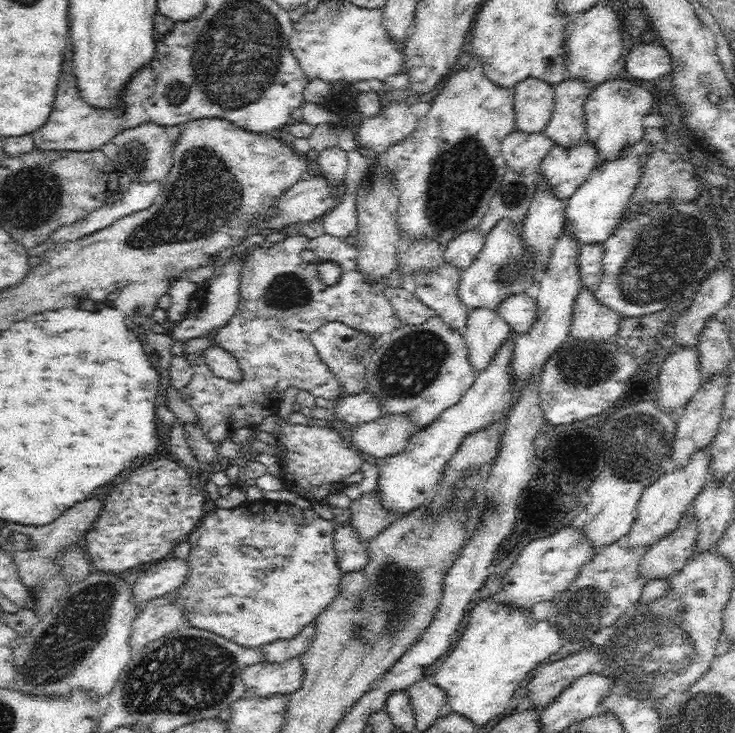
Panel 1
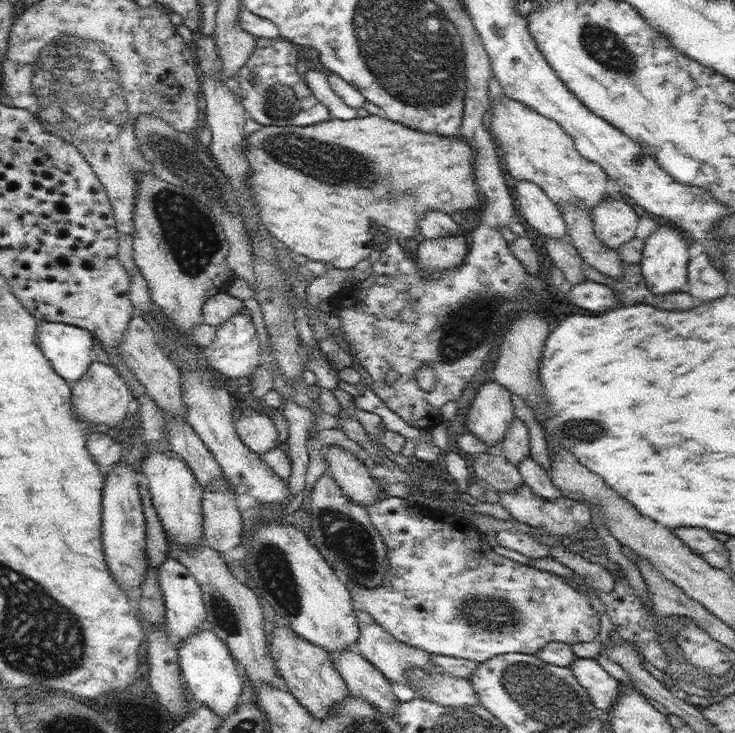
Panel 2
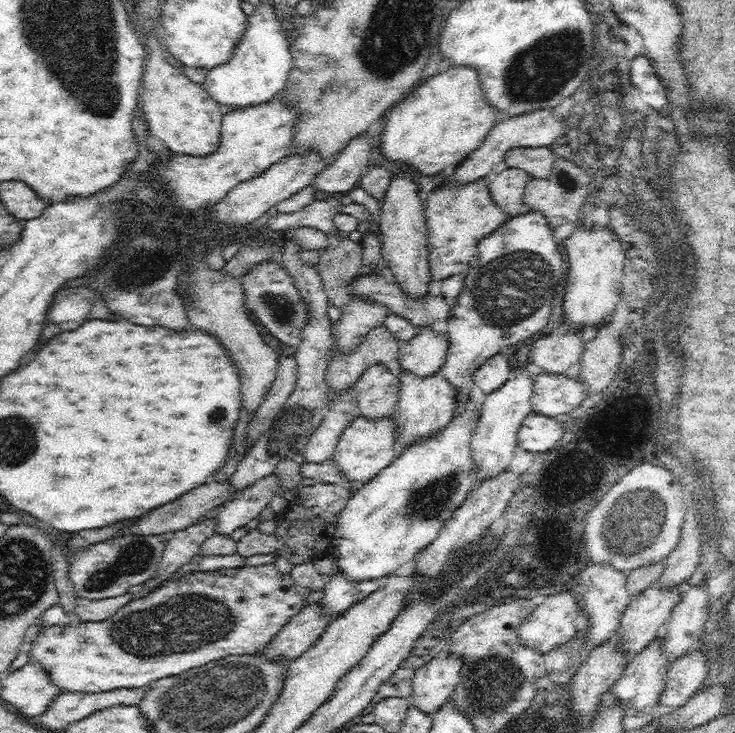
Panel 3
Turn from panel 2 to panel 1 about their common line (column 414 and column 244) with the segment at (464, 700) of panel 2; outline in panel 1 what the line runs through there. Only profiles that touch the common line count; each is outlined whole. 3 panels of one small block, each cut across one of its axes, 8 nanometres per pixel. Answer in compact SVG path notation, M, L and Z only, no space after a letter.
M298 657L282 663L264 661L248 666L242 672L242 680L247 690L251 690L256 697L291 695L302 686L304 665Z

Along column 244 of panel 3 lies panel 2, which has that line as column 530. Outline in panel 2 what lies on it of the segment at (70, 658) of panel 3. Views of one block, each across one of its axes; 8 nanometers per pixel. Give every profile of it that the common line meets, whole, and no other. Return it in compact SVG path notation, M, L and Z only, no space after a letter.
M400 497L380 498L376 502L366 506L366 509L369 512L372 524L378 529L384 544L387 546L387 559L389 562L388 576L380 586L376 587L376 590L357 586L351 591L351 596L352 599L362 603L366 609L365 612L368 612L380 627L384 628L389 634L392 634L392 637L398 641L426 650L428 653L466 658L467 660L480 663L507 653L537 655L540 649L548 642L556 641L573 645L578 642L592 642L597 640L601 627L600 616L592 608L588 596L581 594L578 590L568 585L566 579L558 574L552 574L501 556L497 549L488 545L485 535L470 520L465 520L463 517L453 514L450 515L445 510L433 509L427 505L421 505L418 502Z

